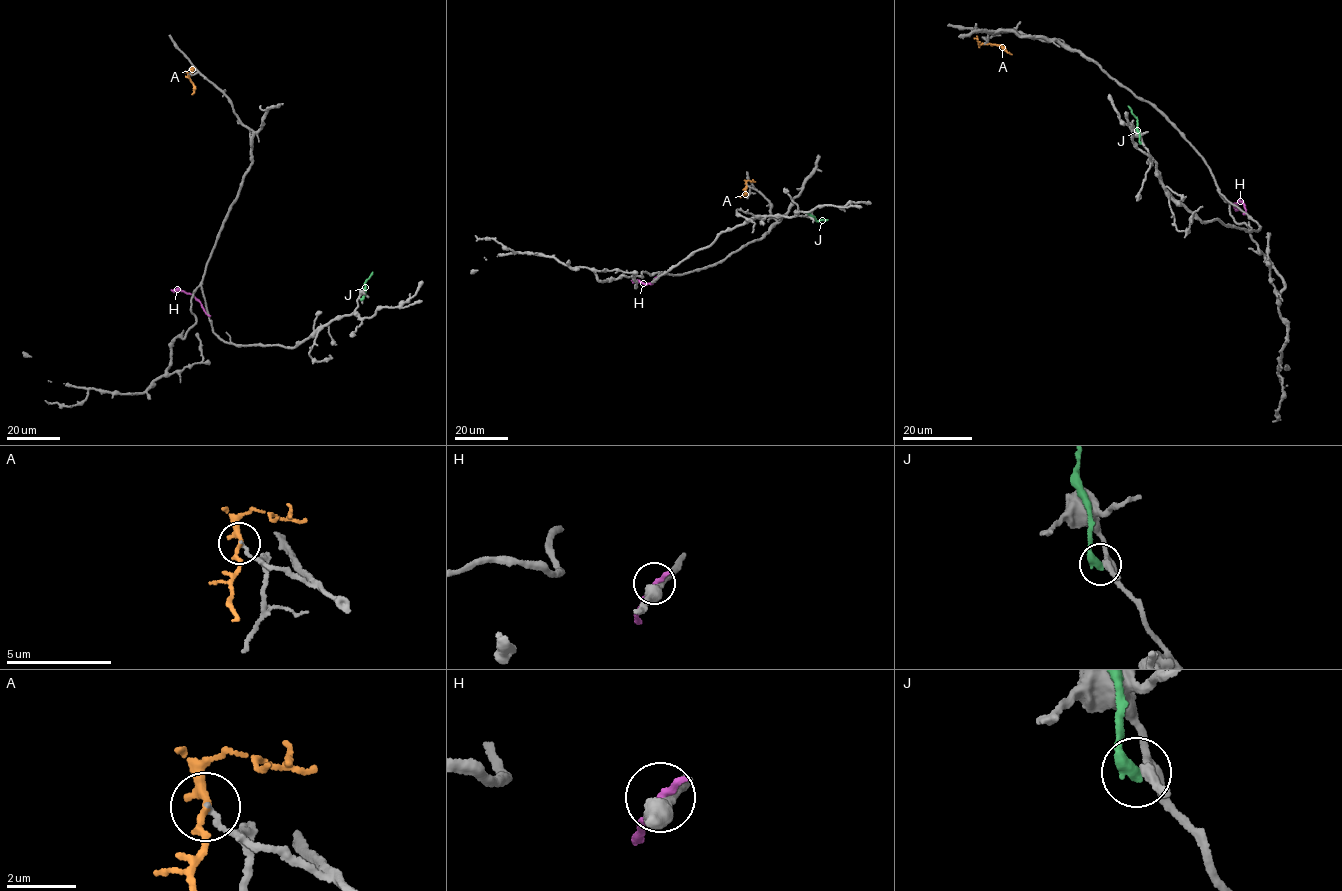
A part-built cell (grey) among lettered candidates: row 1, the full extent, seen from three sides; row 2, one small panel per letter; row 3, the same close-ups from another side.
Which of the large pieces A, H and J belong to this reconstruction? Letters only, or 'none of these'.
none of these

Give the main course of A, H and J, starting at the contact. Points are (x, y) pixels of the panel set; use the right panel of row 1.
A: (984, 43), (1000, 45), (1012, 54)
H: (1245, 214), (1244, 203), (1239, 200), (1236, 210)
J: (1141, 143), (1137, 121), (1128, 105)

